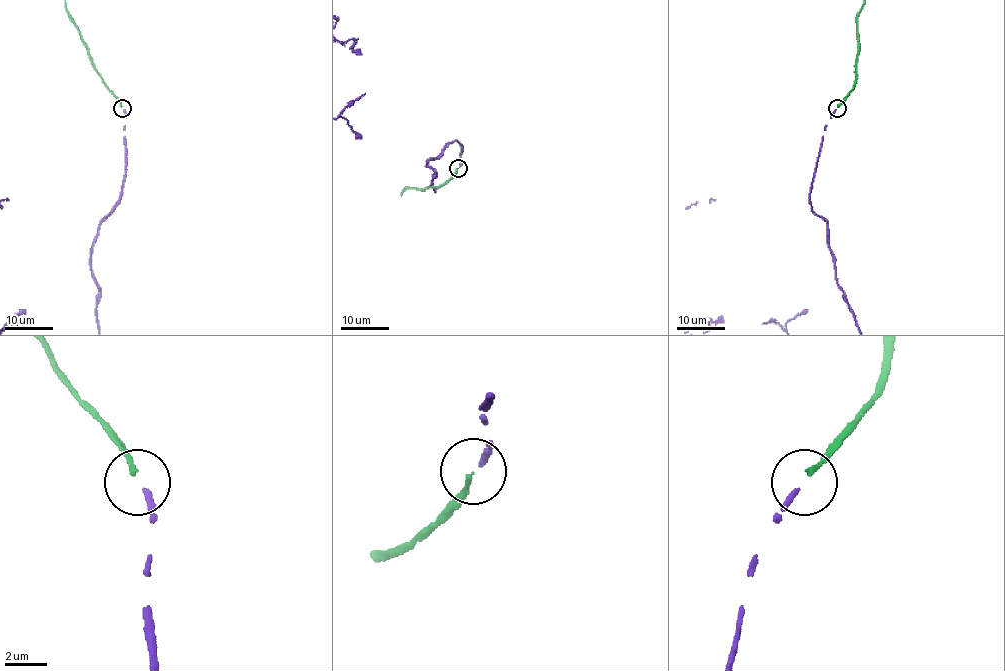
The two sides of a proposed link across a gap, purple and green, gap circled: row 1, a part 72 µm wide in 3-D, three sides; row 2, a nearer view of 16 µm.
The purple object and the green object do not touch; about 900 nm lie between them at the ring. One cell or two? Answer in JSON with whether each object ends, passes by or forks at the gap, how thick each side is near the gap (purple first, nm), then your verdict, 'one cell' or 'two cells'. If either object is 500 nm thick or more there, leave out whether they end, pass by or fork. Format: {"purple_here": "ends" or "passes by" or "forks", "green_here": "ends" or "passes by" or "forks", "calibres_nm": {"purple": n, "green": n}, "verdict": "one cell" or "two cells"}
{"purple_here": "ends", "green_here": "ends", "calibres_nm": {"purple": 280, "green": 220}, "verdict": "one cell"}

